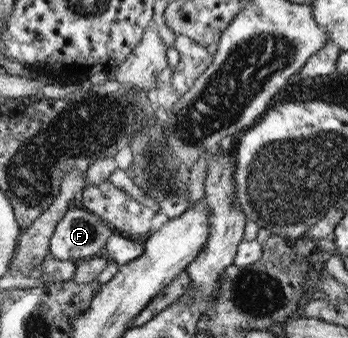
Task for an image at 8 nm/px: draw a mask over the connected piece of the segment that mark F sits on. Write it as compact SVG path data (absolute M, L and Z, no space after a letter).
M70 207L50 235L48 253L61 261L96 257L102 254L104 243L113 233L105 225L93 213Z

